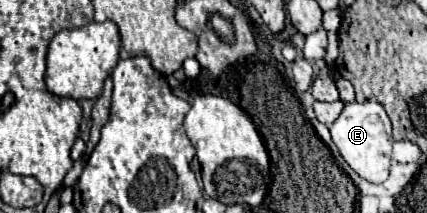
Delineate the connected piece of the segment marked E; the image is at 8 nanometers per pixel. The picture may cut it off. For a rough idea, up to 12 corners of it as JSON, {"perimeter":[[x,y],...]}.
{"perimeter":[[370,98],[330,126],[348,166],[372,184],[390,174],[392,124]]}

